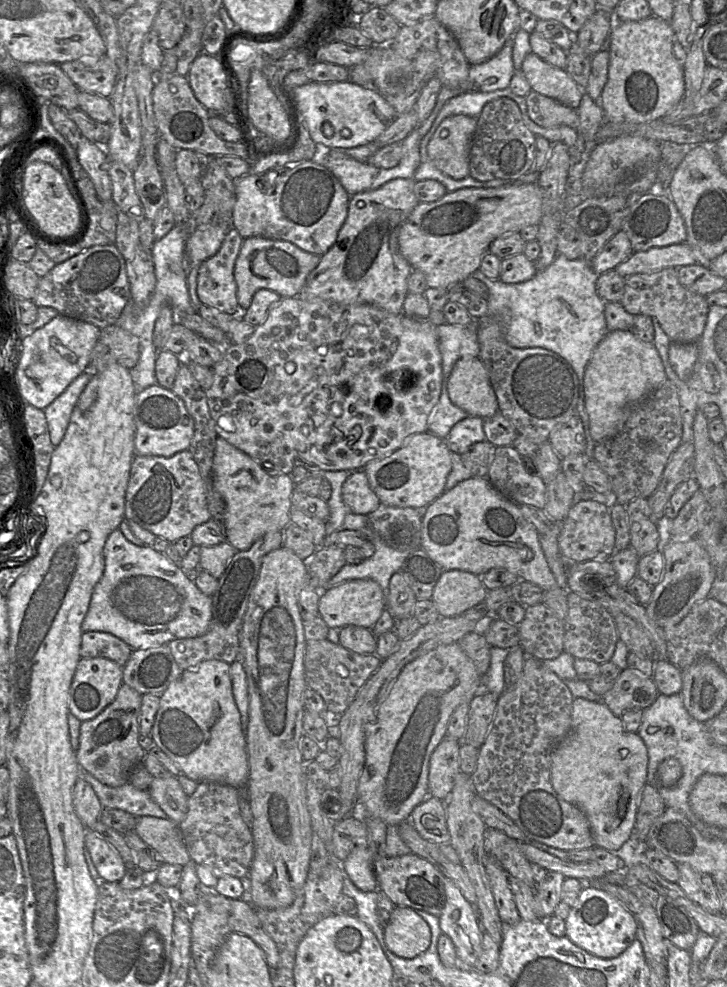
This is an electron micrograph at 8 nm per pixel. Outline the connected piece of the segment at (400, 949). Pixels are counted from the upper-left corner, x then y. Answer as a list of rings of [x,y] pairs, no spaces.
[[[395,906],[384,927],[384,940],[393,954],[412,959],[428,949],[431,931],[427,922],[414,909]]]

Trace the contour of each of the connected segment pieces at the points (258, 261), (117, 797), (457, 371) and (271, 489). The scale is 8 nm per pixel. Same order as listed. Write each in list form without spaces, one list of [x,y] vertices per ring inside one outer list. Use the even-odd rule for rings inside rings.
[[[262,237],[244,239],[234,267],[234,279],[237,284],[237,300],[240,311],[249,308],[254,294],[259,289],[273,290],[282,298],[299,296],[307,276],[318,266],[321,257],[306,252],[289,241]]]
[[[80,767],[80,778],[85,777],[96,792],[103,808],[120,809],[134,816],[153,816],[170,820],[169,816],[153,801],[148,790],[140,790],[130,783],[111,787],[101,783]]]
[[[464,356],[454,364],[447,390],[451,402],[469,416],[486,418],[499,411],[488,371],[479,357]]]
[[[219,436],[213,457],[212,482],[226,504],[222,522],[226,541],[213,546],[200,546],[198,568],[219,579],[237,551],[248,550],[265,533],[284,531],[291,523],[291,497],[296,484],[289,474],[269,474],[255,459]]]

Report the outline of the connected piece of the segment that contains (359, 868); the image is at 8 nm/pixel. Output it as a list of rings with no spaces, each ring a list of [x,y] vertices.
[[[356,846],[341,862],[341,867],[359,890],[373,892],[378,889],[373,870],[373,854],[368,846]]]

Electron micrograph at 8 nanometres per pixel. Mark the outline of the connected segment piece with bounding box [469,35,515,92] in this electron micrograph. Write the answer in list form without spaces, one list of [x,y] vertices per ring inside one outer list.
[[[511,35],[493,57],[479,64],[470,64],[469,83],[471,90],[492,92],[508,88],[515,73],[512,61],[513,45],[514,35]]]

